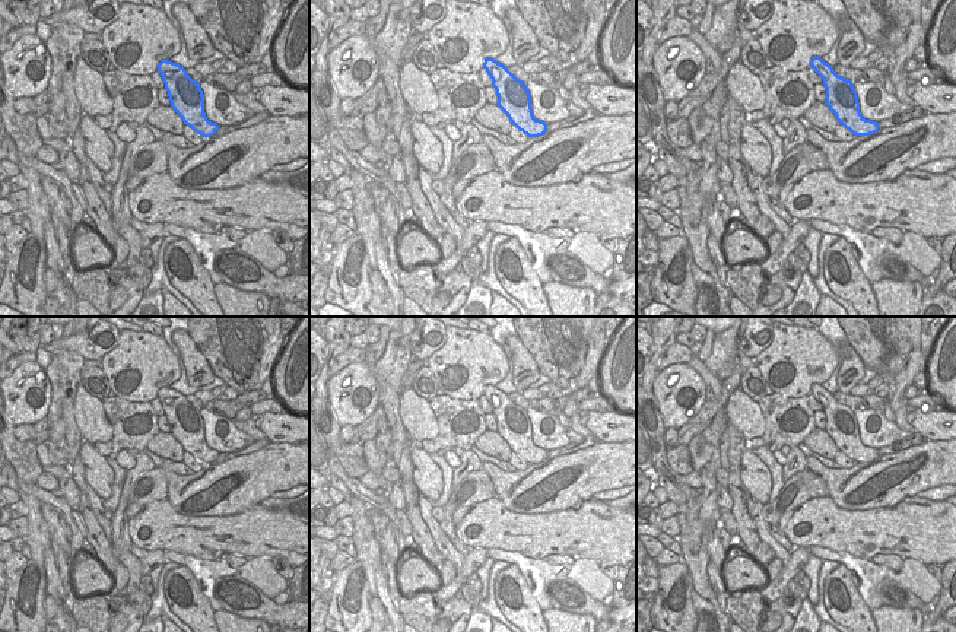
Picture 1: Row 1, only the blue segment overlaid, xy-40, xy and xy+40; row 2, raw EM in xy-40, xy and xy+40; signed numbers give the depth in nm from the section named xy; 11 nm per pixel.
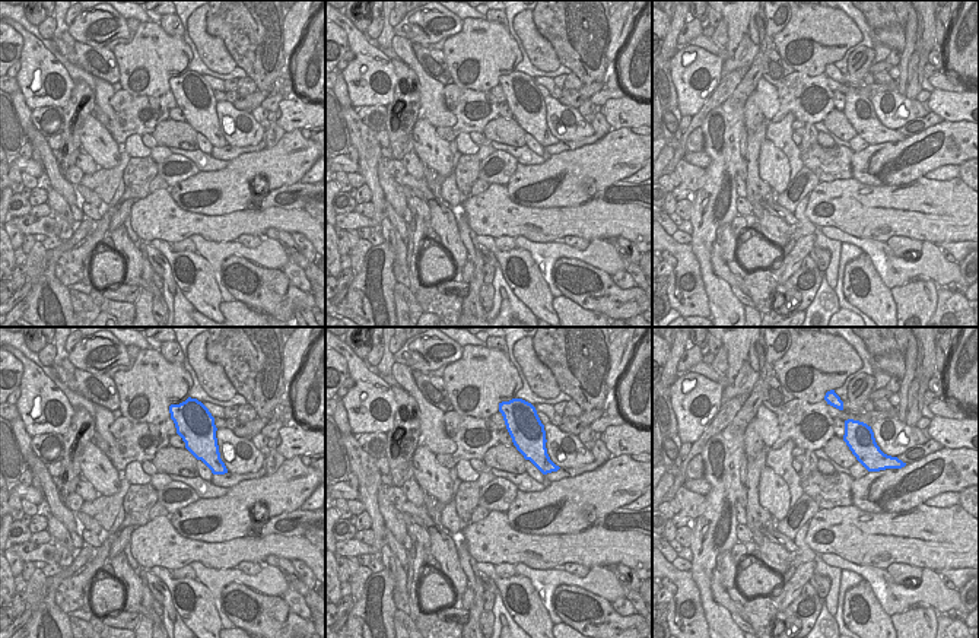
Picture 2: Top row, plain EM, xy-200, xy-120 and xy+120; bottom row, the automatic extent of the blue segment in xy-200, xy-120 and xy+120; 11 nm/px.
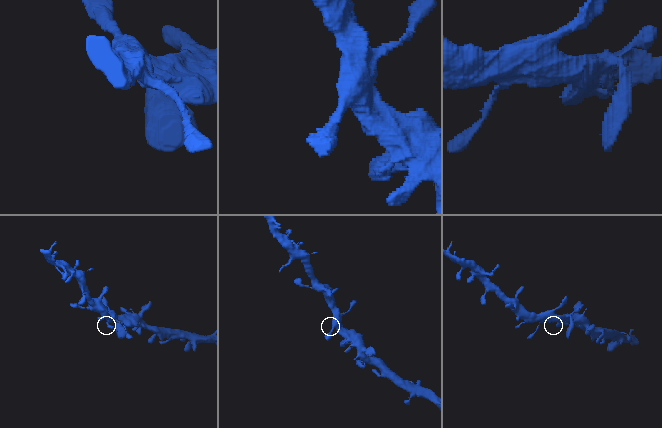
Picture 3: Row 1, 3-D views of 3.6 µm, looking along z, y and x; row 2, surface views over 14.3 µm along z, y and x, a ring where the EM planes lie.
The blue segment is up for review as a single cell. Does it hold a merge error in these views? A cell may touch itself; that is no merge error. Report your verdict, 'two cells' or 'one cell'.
one cell

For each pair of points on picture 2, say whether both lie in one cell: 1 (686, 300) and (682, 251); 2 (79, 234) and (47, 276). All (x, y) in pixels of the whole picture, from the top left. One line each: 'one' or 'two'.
1: one
2: one

